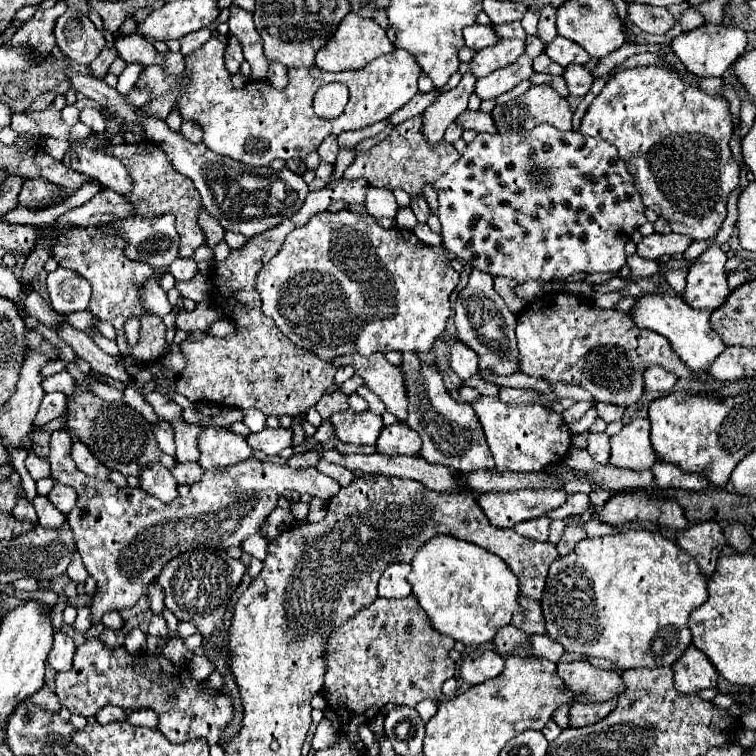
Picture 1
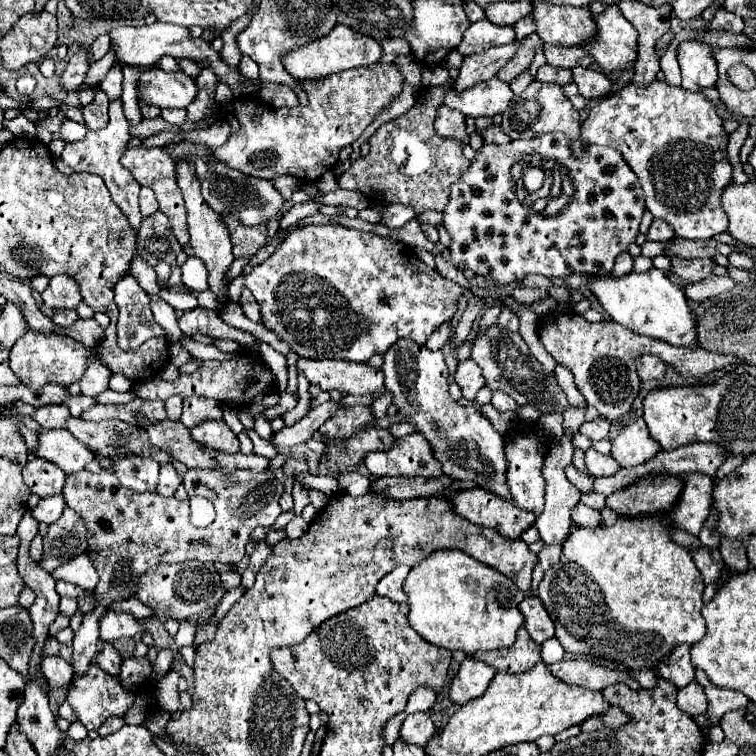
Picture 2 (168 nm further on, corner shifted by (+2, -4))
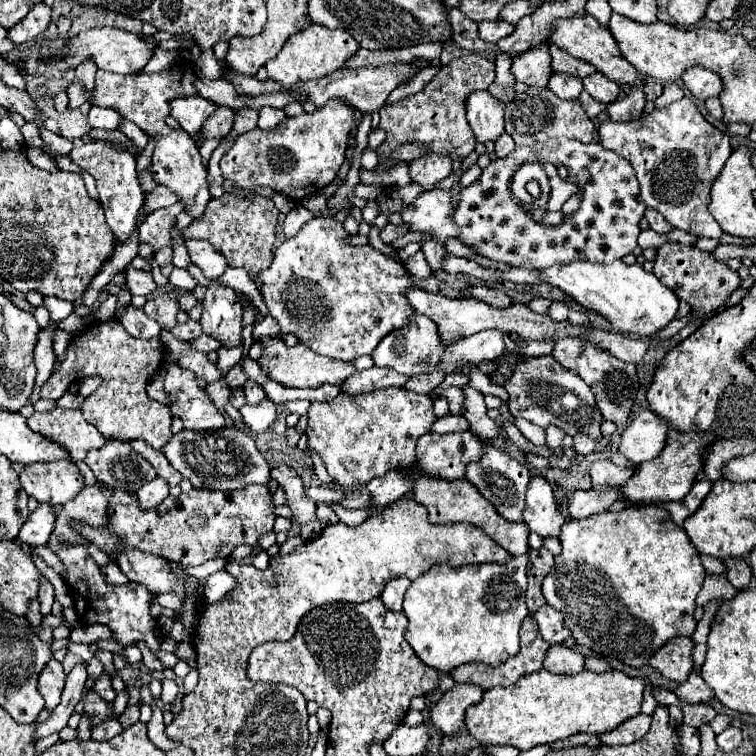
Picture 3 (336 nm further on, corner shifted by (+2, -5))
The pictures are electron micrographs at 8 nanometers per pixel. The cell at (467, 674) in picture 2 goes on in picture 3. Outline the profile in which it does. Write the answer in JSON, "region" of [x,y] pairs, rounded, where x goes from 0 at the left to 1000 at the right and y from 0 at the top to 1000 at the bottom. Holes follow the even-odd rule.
{"region":[[[604,903],[567,938],[570,962],[583,972],[604,972],[615,962],[615,940],[639,925],[639,914],[620,903]]]}

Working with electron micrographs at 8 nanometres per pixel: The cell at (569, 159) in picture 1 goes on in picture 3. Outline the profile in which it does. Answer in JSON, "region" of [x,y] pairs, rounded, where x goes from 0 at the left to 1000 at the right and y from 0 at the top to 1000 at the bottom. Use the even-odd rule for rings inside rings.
{"region":[[[729,184],[716,192],[716,216],[726,213],[750,221],[755,239],[761,239],[769,253],[766,276],[739,300],[705,292],[676,255],[676,234],[697,213],[713,213],[708,197],[684,194],[673,208],[649,213],[636,234],[610,253],[602,295],[610,300],[612,321],[649,345],[694,356],[721,356],[734,348],[755,348],[763,343],[811,348],[843,327],[843,311],[848,306],[845,292],[853,271],[845,258],[840,229],[824,208],[798,197],[795,189],[774,192],[758,184]]]}

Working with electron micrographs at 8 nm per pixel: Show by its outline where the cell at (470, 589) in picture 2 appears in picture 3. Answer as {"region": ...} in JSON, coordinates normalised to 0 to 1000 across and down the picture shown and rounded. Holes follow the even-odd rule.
{"region":[[[697,734],[673,737],[671,745],[639,745],[639,747],[618,747],[612,753],[599,753],[591,747],[581,747],[567,753],[560,763],[549,766],[536,784],[533,808],[538,813],[536,845],[544,858],[554,866],[554,872],[578,885],[581,890],[594,890],[597,885],[615,877],[642,877],[642,880],[663,880],[673,869],[687,861],[687,832],[692,819],[700,813],[694,803],[694,761]]]}

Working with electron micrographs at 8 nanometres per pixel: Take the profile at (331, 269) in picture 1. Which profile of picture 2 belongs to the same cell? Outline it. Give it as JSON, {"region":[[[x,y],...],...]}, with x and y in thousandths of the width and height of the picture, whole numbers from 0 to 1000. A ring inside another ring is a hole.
{"region":[[[448,296],[398,299],[388,304],[351,347],[329,362],[303,374],[303,394],[312,399],[321,381],[332,384],[345,405],[345,426],[366,447],[380,452],[398,474],[411,476],[464,476],[485,479],[493,468],[507,468],[522,450],[544,447],[562,455],[565,447],[604,413],[604,394],[612,378],[586,368],[575,354],[557,347],[538,323],[496,307],[478,307]]]}

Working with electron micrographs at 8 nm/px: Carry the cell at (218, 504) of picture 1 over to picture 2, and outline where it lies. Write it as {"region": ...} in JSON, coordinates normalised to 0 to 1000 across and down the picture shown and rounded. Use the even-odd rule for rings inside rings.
{"region":[[[253,619],[245,627],[245,648],[253,656],[271,656],[274,661],[282,664],[287,683],[284,688],[271,696],[261,698],[253,693],[253,672],[250,672],[250,659],[247,661],[234,661],[234,659],[216,659],[208,651],[179,651],[171,646],[163,646],[157,635],[147,624],[110,624],[110,630],[89,630],[86,643],[83,643],[83,656],[91,672],[97,672],[112,698],[115,698],[115,733],[118,741],[123,743],[128,759],[131,759],[131,772],[123,780],[126,791],[126,804],[112,812],[107,831],[99,836],[97,847],[97,886],[99,892],[110,892],[118,878],[123,876],[128,865],[128,849],[131,849],[131,823],[144,807],[147,799],[163,796],[168,791],[179,788],[179,772],[184,772],[184,762],[189,757],[197,757],[200,751],[210,746],[237,746],[247,741],[266,741],[266,743],[303,743],[313,746],[324,735],[324,720],[332,712],[332,704],[337,698],[358,698],[369,681],[372,672],[369,661],[377,651],[377,643],[372,638],[364,638],[364,627],[358,622],[351,624],[332,624],[327,619],[311,619],[311,624],[295,624],[292,619],[274,619],[274,622],[261,622]]]}

